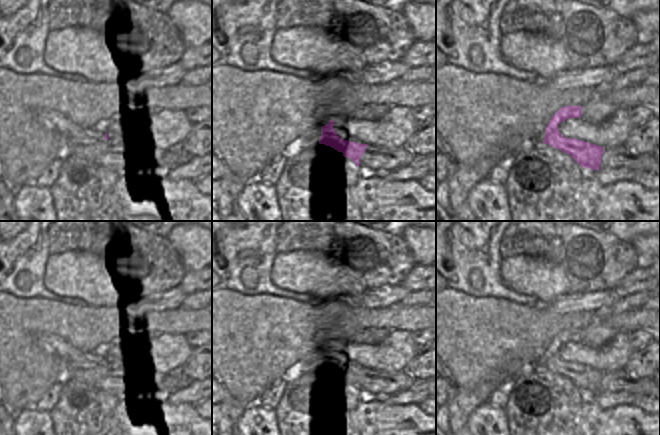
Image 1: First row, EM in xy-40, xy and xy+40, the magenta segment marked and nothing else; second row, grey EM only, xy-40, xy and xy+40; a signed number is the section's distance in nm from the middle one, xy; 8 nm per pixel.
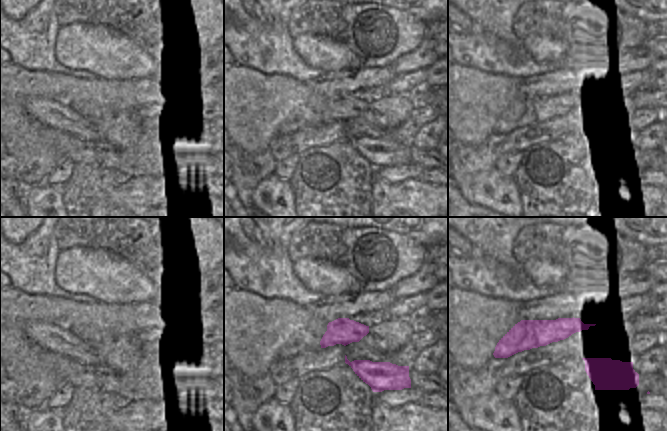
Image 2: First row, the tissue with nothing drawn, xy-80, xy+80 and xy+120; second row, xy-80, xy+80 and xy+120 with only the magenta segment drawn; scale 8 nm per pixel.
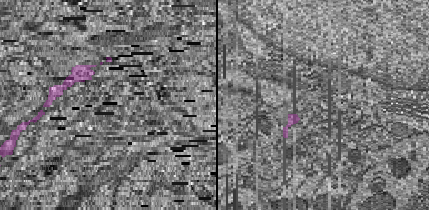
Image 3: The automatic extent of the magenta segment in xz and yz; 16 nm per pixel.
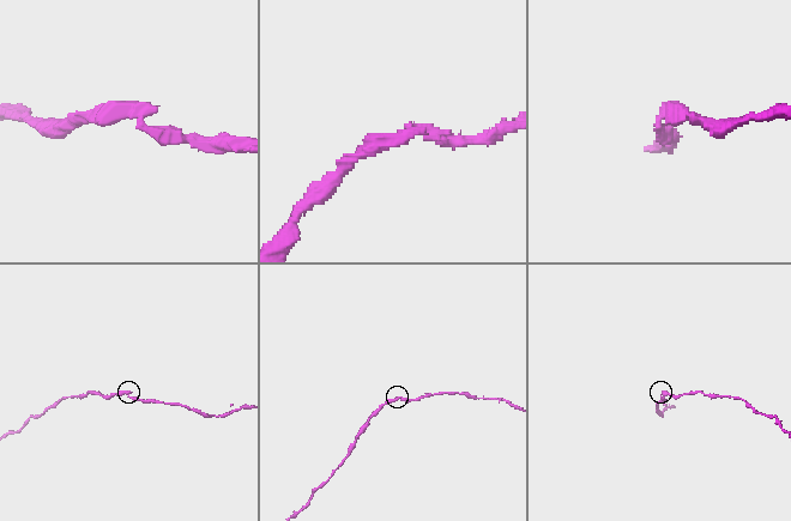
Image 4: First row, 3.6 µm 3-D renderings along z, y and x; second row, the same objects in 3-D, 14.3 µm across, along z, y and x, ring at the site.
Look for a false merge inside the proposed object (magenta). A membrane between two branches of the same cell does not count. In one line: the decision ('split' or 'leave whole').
split

